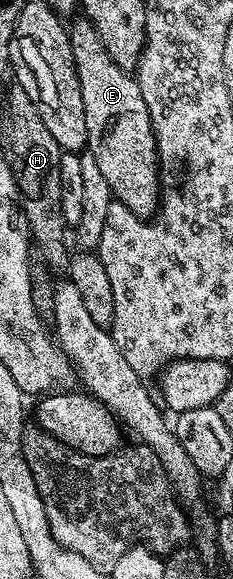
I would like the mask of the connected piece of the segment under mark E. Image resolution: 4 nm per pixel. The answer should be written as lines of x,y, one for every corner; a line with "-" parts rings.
79,17
69,24
70,44
72,45
72,61
76,65
76,77
80,81
80,98
84,100
84,125
86,126
86,147
88,154
96,161
104,181
108,181
111,196
124,204
132,213
141,219
150,219
160,206
160,184
158,181
158,146
154,140
154,126
150,121
148,105
144,105
144,93
140,93
137,78
131,72
120,69
112,57
108,57
108,49
104,49
104,41
100,41
100,33
90,24
89,19

